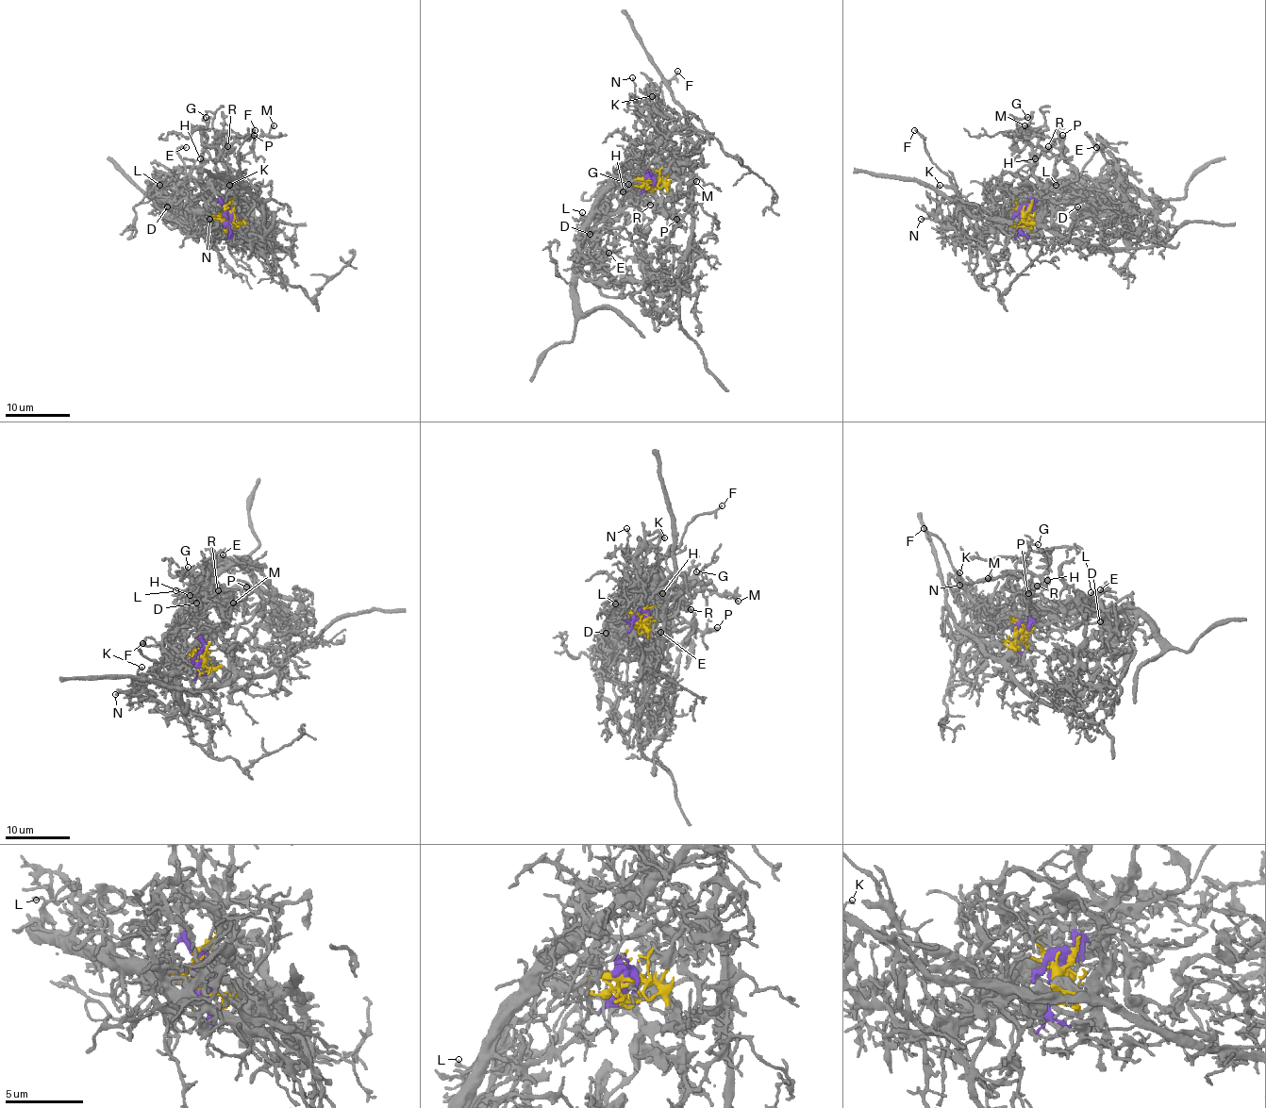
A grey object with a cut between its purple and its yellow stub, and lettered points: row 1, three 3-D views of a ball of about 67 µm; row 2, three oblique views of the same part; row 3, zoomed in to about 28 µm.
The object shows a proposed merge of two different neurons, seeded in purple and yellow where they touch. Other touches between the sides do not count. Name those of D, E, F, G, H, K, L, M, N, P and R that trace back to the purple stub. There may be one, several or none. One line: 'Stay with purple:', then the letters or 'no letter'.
Stay with purple: G, H, M, P, R

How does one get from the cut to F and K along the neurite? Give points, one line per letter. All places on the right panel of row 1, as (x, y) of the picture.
F: (1024, 215), (1012, 195), (1001, 194), (988, 208), (964, 202), (951, 179), (932, 161), (924, 140), (914, 129)
K: (1024, 215), (1012, 195), (1001, 194), (988, 208), (951, 215), (948, 222), (937, 200), (940, 184)

